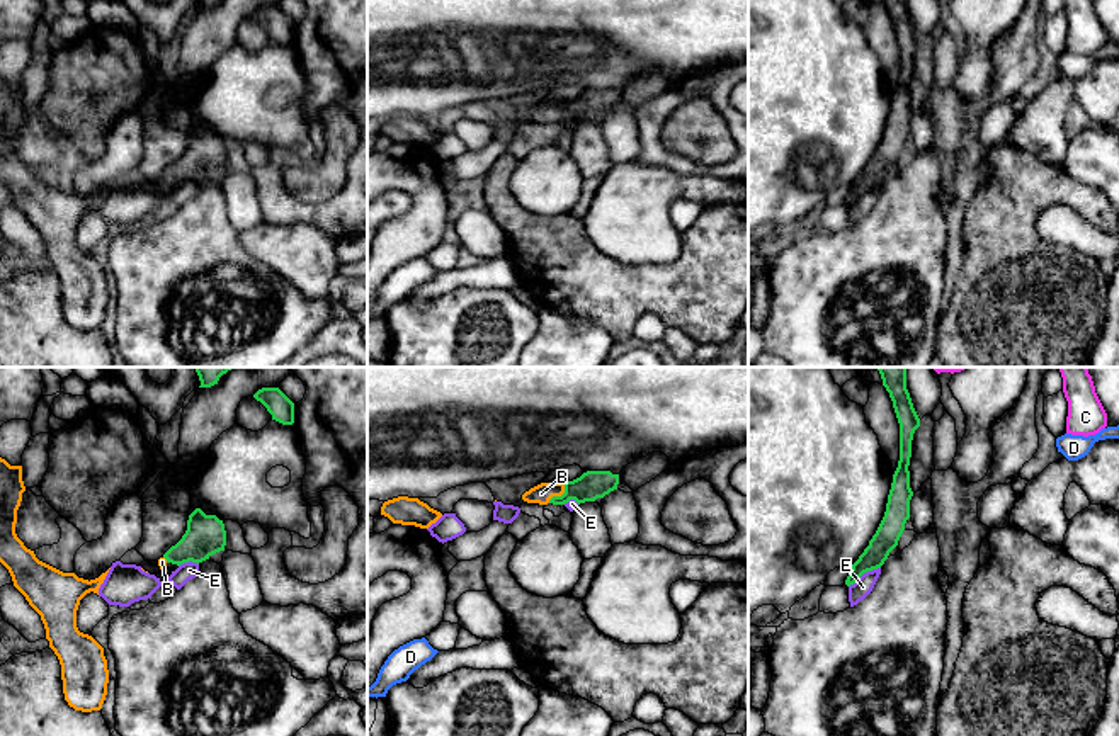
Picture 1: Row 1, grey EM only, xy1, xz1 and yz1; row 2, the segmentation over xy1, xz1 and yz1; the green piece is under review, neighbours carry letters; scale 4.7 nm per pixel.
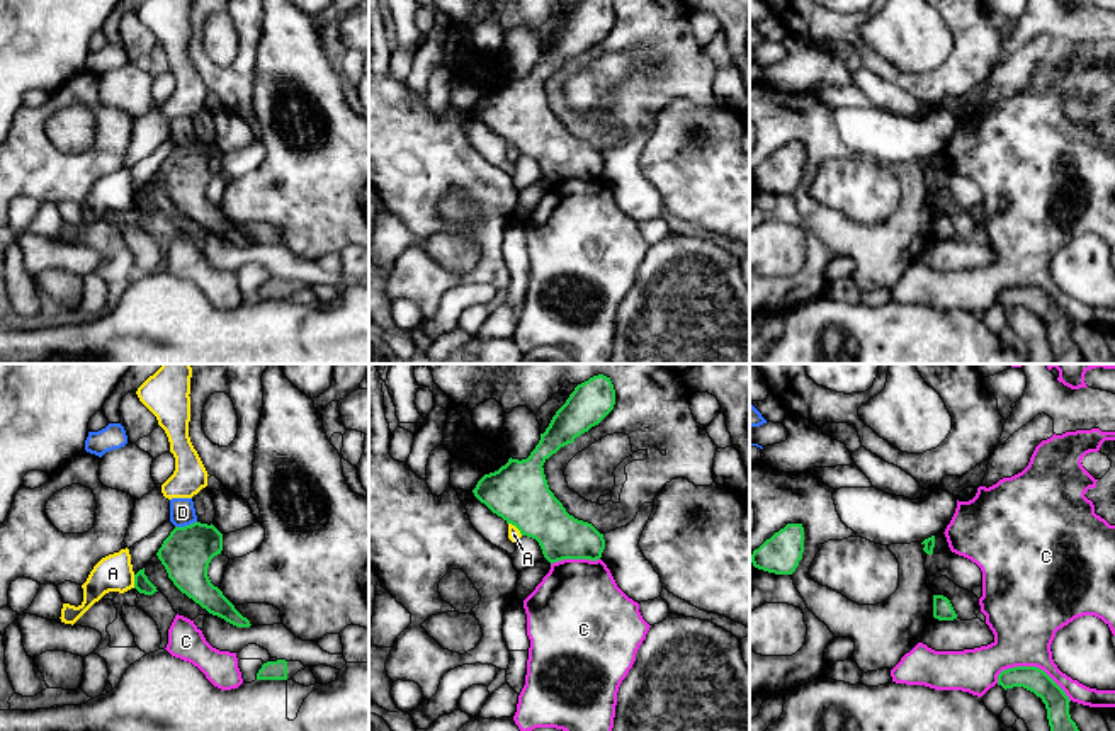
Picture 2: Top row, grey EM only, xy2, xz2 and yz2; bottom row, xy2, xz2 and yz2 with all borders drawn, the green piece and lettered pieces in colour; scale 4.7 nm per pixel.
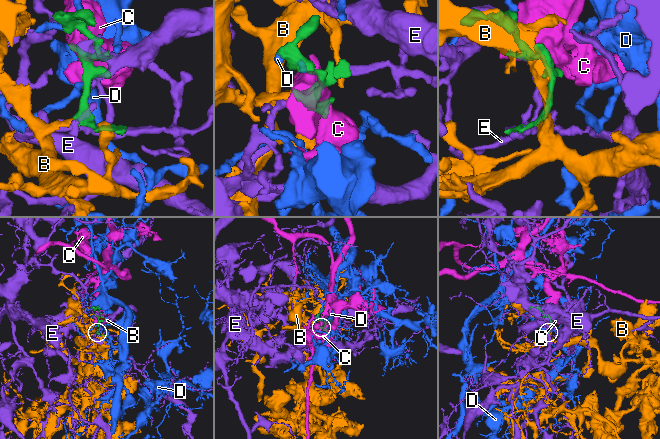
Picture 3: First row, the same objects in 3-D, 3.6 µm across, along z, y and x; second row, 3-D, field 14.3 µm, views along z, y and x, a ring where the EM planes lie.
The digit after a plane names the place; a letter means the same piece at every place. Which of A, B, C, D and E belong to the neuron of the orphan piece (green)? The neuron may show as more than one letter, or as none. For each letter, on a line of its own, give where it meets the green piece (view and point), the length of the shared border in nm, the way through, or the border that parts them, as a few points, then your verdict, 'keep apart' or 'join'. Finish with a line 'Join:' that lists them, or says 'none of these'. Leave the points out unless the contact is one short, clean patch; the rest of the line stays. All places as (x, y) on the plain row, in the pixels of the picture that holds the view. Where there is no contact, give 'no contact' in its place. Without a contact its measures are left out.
A: contact xz2 (515, 145); length 90 nm; border xz2 (509, 141), (522, 153); keep apart
B: contact xz1 (562, 114); length 130 nm; way xz1 (592, 104), (562, 114), (541, 113); join
C: contact yz2 (1035, 286); length 380 nm; keep apart
D: contact xy2 (186, 145); length 110 nm; border xy2 (196, 140), (175, 147); keep apart
E: contact yz1 (864, 191); length 180 nm; keep apart
Join: B

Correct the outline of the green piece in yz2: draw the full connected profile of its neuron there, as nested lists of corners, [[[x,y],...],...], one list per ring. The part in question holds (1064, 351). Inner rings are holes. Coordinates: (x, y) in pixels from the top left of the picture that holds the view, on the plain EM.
[[[1015,286],[998,294],[998,304],[1005,309],[1023,306],[1042,318],[1054,364],[1081,364],[1083,355],[1069,333],[1069,316],[1066,311],[1037,286]]]

